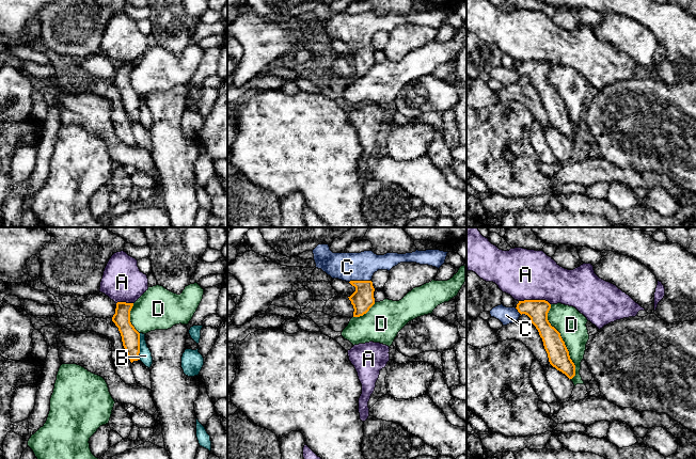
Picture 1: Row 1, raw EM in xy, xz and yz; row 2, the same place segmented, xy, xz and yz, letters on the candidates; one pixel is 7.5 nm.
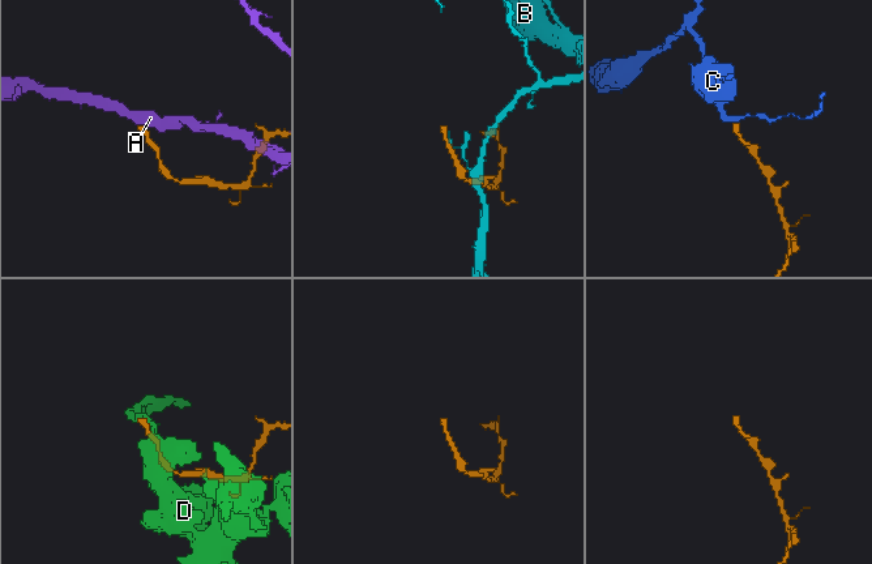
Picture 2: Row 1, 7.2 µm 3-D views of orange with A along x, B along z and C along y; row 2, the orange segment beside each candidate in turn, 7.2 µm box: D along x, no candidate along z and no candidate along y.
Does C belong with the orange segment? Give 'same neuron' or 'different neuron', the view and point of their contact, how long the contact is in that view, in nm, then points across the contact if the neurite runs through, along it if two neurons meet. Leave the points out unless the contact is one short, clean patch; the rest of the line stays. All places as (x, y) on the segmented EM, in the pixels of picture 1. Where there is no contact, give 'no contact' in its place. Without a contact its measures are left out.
same neuron; contact xz (360, 281); length 170 nm; way xz (362, 299), (360, 281), (347, 267)

